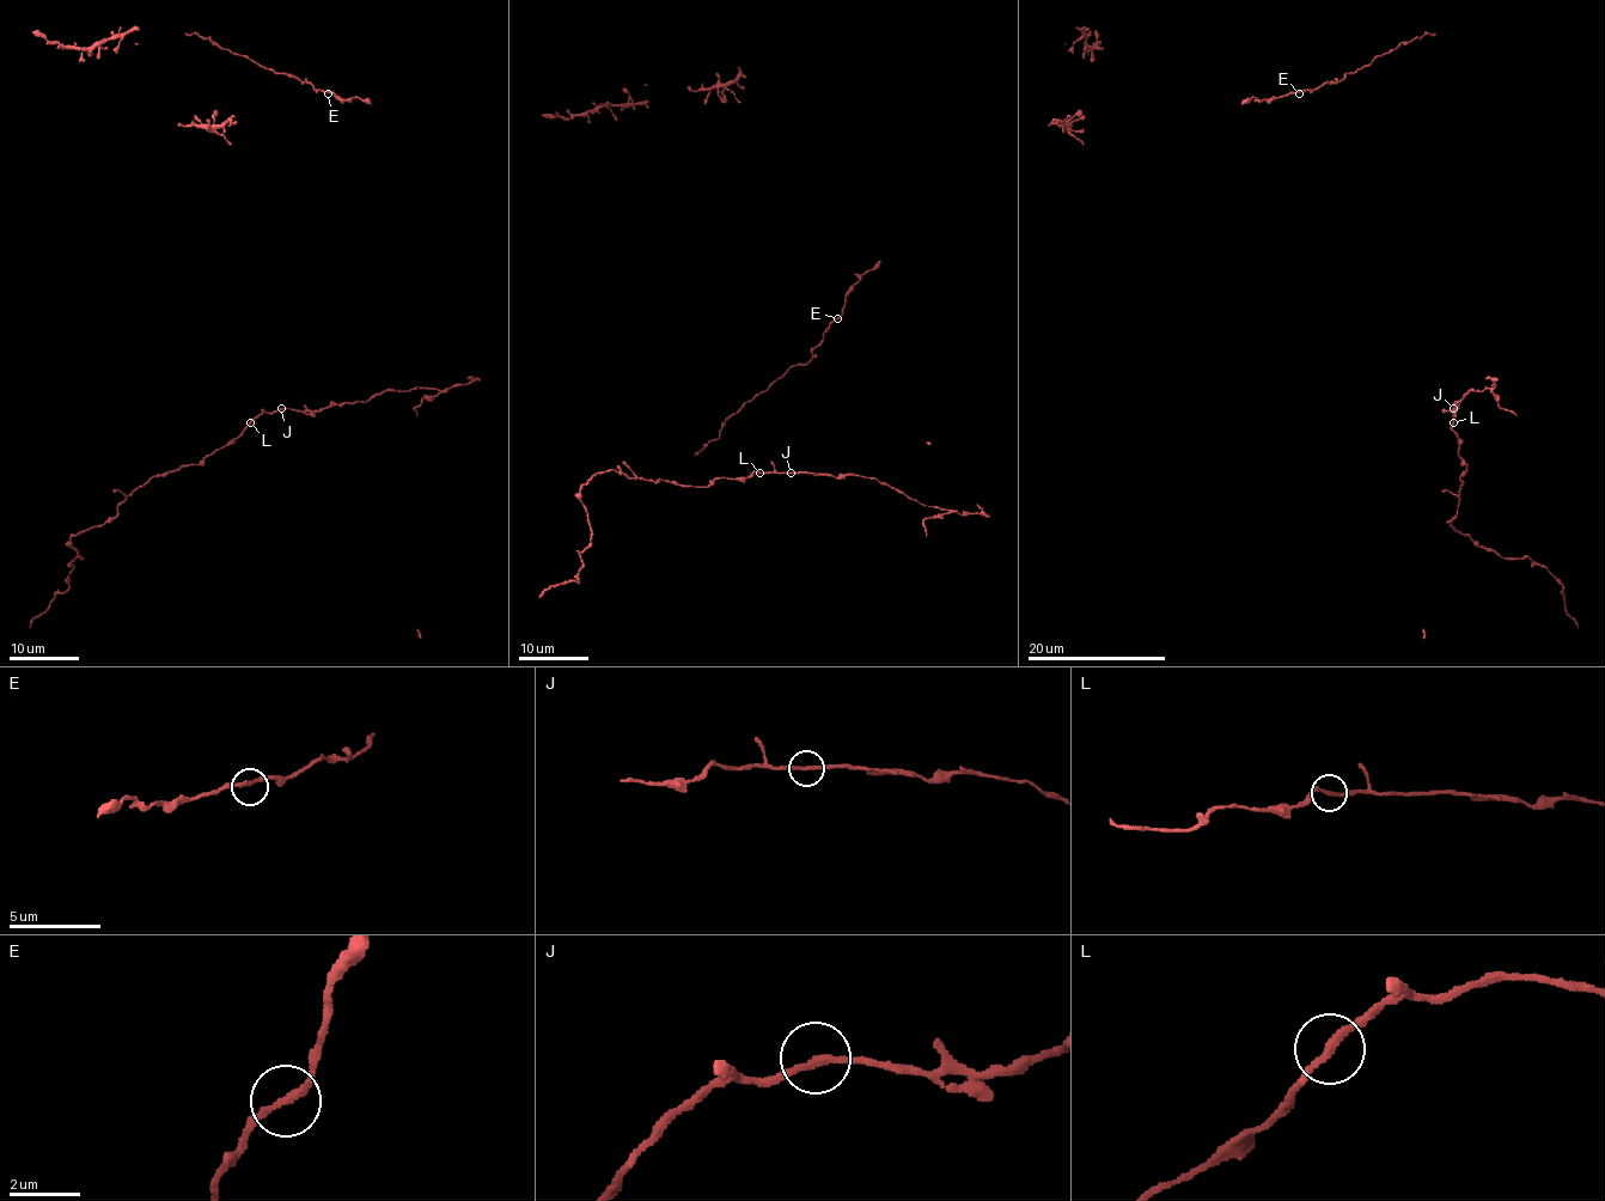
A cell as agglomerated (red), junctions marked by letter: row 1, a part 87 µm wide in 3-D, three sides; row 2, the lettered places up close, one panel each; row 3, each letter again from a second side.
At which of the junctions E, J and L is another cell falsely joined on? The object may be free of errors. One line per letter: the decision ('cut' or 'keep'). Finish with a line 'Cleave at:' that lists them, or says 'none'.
E: keep
J: keep
L: cut
Cleave at: L

